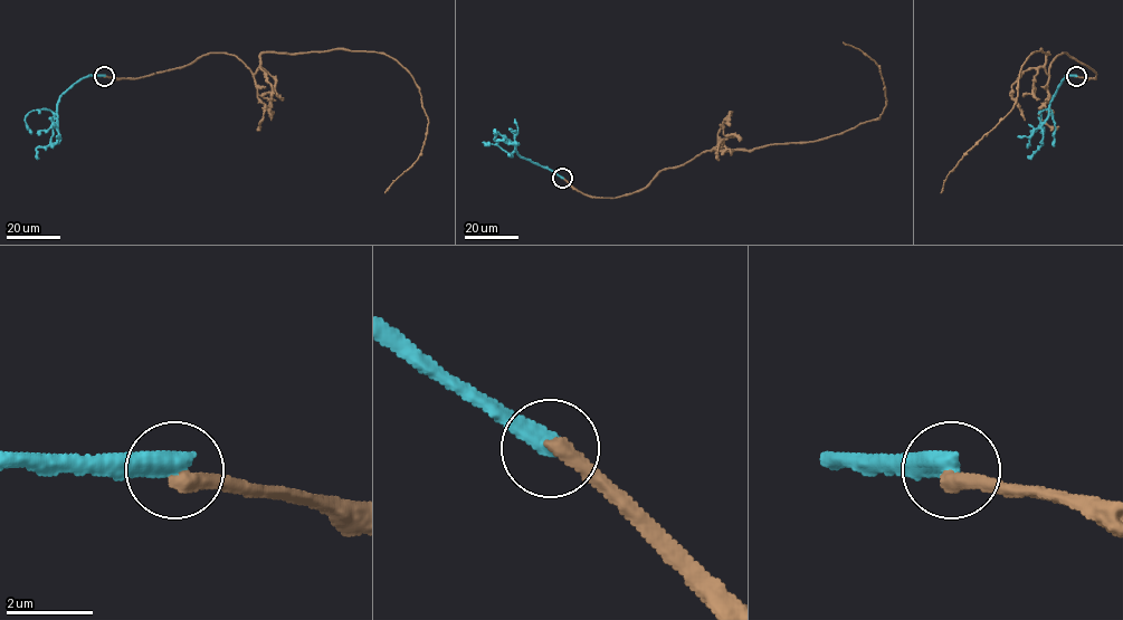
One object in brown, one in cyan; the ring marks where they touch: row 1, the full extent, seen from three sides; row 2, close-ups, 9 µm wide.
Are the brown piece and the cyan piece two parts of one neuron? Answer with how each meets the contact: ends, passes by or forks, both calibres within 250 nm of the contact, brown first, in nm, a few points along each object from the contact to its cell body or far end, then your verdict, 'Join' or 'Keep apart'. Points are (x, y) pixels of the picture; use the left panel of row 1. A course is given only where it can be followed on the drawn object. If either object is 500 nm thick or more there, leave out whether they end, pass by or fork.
Thickness 400 nm (brown) against 550 nm. Course of brown: (104, 76), (210, 53), (253, 74), (266, 51), (383, 54), (412, 77), (428, 121), (421, 154), (384, 193). Course of cyan: (104, 75), (86, 76), (62, 94), (57, 115), (60, 139), (37, 148), (36, 155). Keep apart

